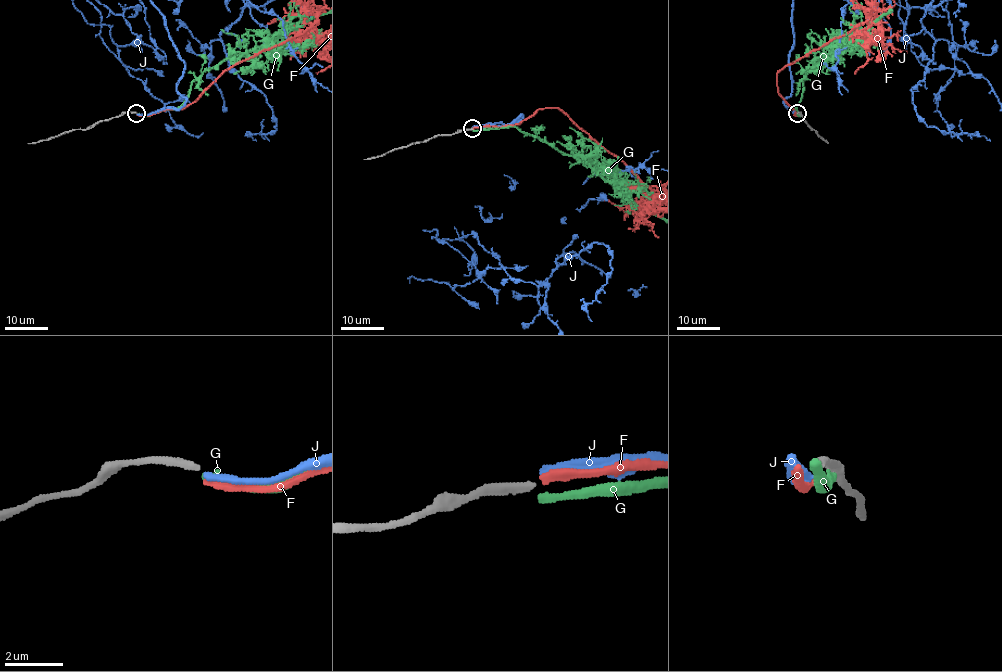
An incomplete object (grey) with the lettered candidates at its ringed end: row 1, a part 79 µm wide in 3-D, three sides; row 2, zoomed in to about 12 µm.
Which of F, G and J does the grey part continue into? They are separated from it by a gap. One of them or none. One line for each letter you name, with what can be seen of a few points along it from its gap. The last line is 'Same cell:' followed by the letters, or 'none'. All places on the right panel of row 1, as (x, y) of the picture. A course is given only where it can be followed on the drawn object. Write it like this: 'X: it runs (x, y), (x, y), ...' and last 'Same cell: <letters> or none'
Same cell: none

